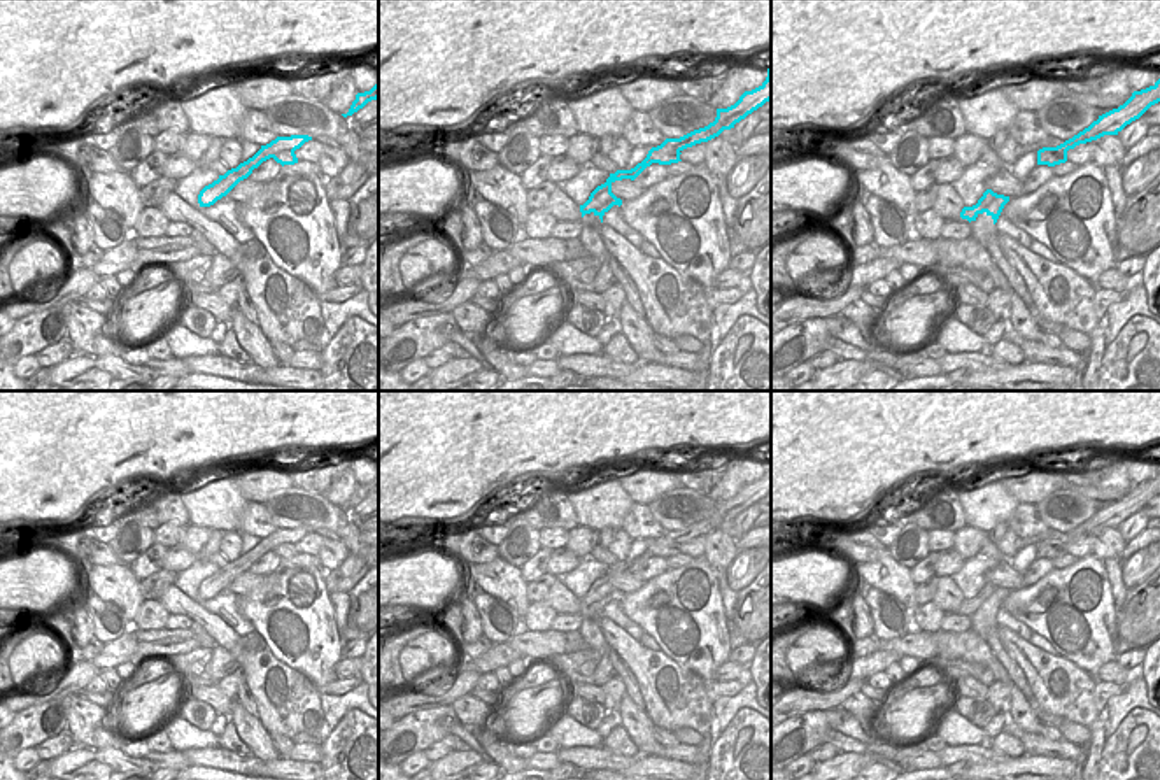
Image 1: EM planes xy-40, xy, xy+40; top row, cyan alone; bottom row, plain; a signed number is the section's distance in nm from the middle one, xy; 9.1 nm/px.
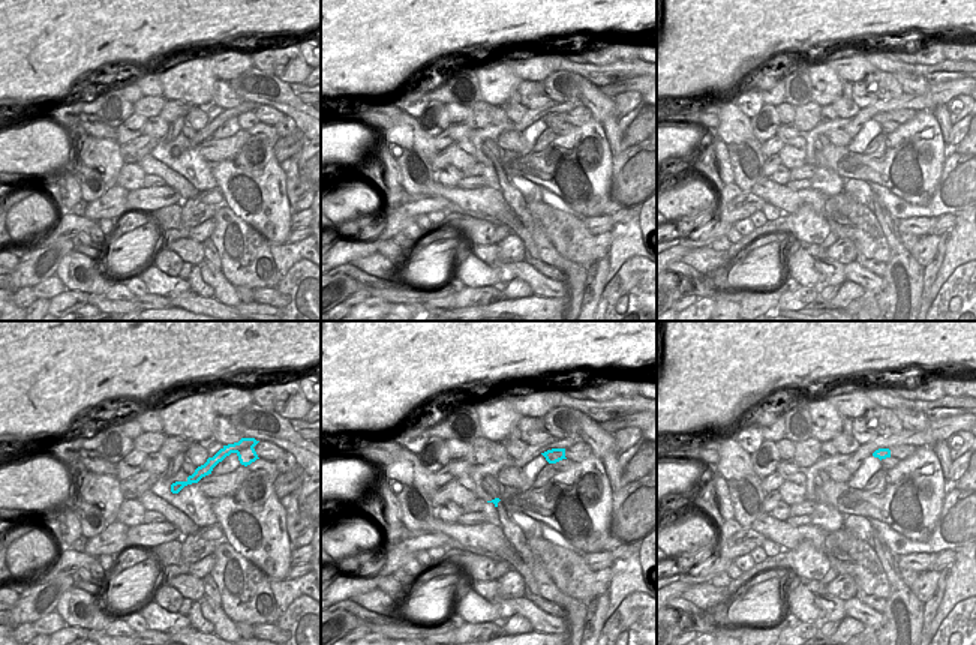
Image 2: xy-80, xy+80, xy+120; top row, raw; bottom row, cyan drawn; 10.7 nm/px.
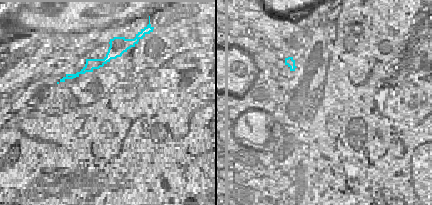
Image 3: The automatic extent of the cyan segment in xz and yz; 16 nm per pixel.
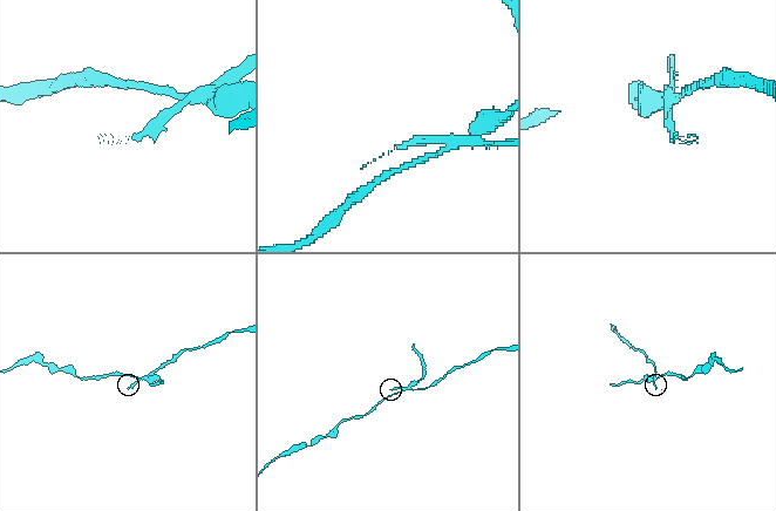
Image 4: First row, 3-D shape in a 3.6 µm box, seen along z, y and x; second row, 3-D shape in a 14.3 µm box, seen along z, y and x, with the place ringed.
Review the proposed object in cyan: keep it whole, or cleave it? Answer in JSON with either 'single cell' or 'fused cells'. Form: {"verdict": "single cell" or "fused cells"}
{"verdict": "fused cells"}

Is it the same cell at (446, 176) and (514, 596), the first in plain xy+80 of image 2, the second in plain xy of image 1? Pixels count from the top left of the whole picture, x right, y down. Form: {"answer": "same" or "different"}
{"answer": "different"}

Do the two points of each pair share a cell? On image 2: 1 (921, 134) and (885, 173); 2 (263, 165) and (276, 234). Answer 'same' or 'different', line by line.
1: same
2: same

